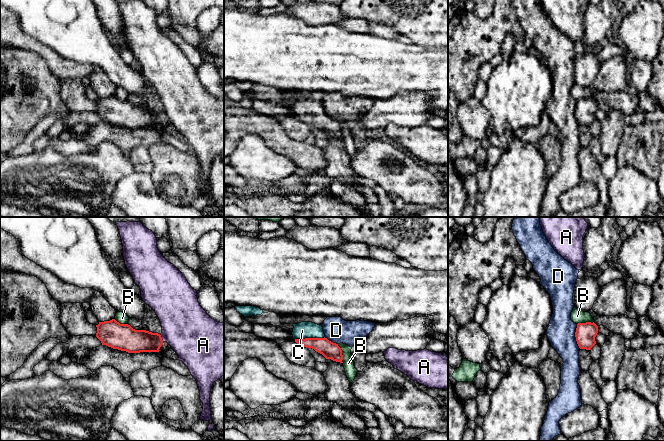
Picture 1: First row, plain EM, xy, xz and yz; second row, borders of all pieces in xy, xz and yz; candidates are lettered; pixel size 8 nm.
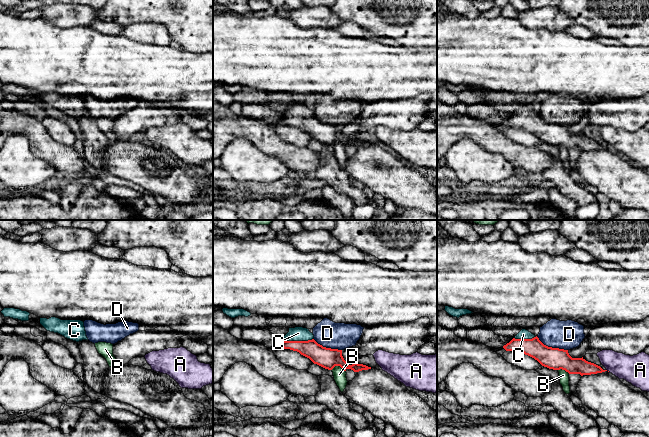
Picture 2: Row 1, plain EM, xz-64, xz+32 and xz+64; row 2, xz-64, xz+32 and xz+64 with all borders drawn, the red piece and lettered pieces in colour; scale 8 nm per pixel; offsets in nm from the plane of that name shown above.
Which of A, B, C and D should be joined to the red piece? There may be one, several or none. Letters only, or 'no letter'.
C

